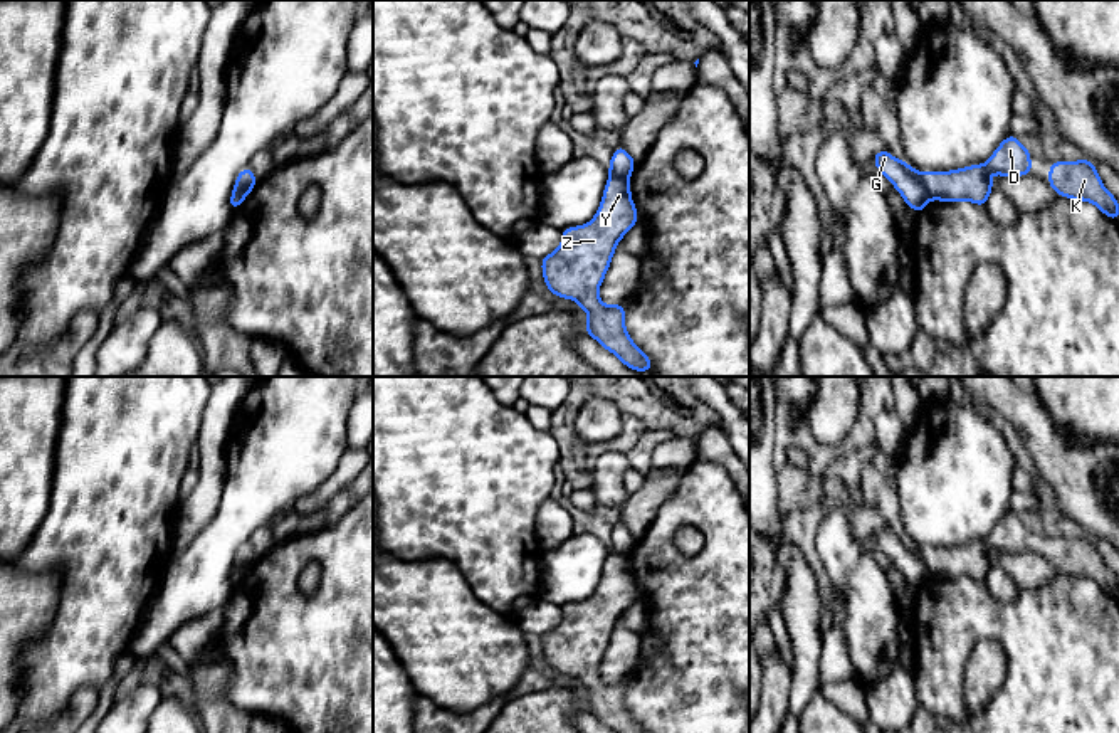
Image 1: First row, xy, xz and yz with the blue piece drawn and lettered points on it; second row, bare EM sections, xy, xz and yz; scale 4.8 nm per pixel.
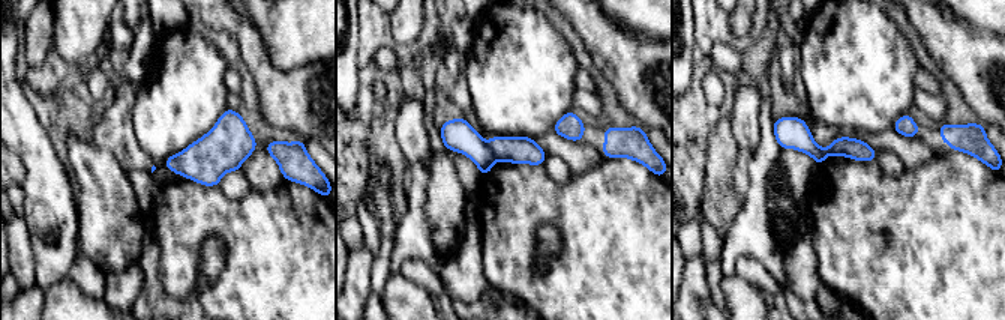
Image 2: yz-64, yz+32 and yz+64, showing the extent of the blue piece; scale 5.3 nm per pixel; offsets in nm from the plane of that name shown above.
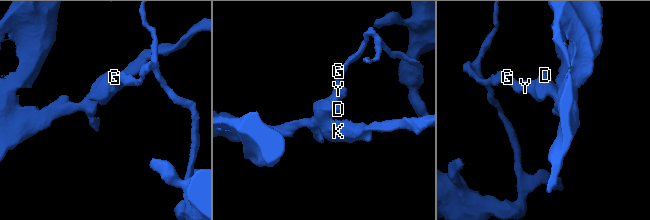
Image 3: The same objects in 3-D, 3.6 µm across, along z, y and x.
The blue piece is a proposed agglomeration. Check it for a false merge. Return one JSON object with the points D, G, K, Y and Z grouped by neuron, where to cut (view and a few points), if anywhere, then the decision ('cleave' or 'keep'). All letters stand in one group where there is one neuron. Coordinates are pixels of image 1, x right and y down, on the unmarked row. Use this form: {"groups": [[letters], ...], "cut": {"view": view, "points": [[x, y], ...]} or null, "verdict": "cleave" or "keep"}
{"groups": [["D", "K", "Y", "Z"], ["G"]], "cut": {"view": "yz", "points": [[918, 550], [929, 574]]}, "verdict": "cleave"}

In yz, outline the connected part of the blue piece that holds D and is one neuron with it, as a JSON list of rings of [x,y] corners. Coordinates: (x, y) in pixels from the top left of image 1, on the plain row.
[[[1008,511],[983,541],[951,548],[921,548],[919,553],[932,577],[968,577],[986,583],[988,572],[995,567],[988,555],[990,550],[1001,553],[1032,551],[1030,526],[1017,513]]]

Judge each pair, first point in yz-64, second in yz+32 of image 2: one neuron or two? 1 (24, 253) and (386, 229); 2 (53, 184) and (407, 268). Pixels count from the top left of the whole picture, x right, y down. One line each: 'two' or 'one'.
1: two
2: two

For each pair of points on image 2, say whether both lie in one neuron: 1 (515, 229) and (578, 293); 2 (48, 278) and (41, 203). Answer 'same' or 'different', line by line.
1: same
2: same

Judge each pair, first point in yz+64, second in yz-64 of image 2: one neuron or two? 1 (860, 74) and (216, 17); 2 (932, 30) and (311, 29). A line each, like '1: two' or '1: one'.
1: two
2: two

